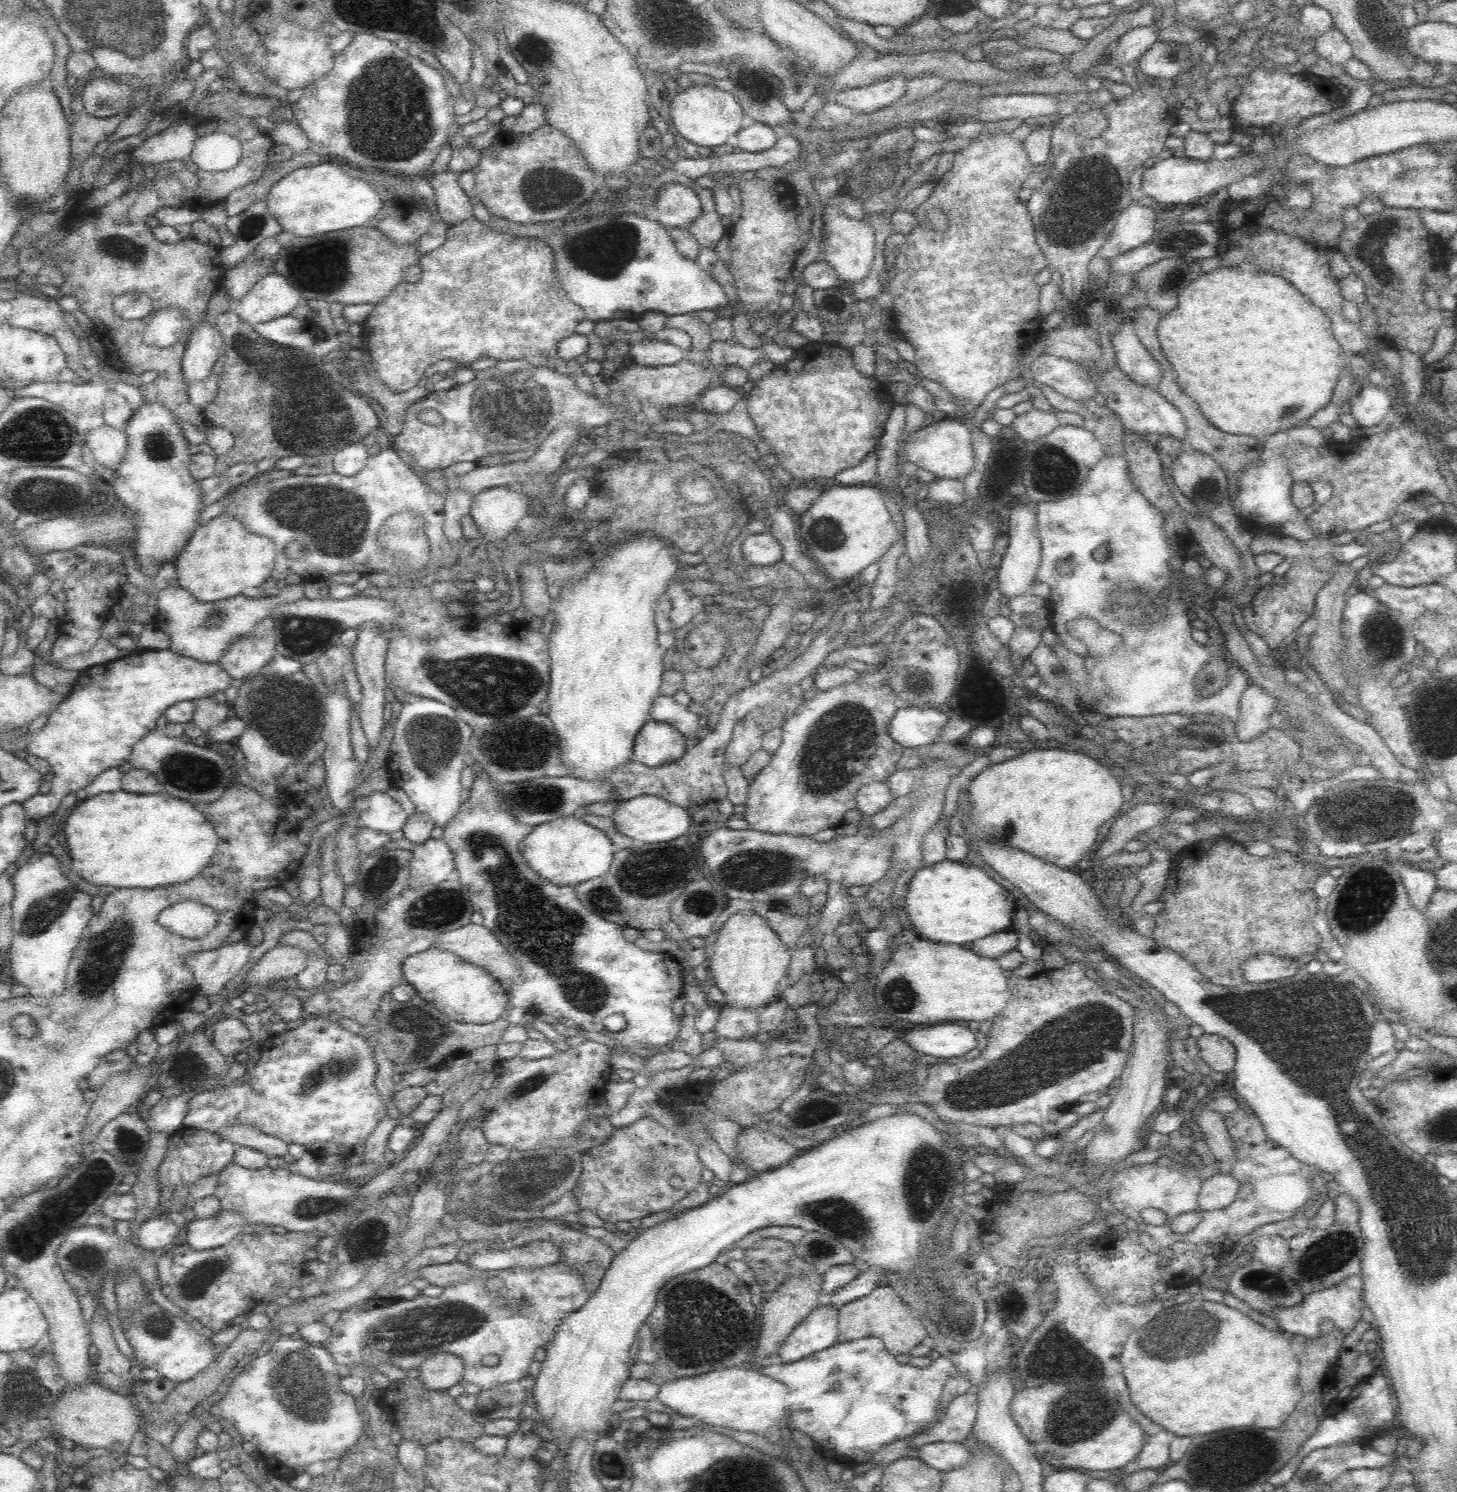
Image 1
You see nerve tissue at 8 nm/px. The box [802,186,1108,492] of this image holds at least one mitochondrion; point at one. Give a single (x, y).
(1062, 230)

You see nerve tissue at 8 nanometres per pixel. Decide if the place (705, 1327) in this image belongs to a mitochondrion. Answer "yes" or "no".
yes

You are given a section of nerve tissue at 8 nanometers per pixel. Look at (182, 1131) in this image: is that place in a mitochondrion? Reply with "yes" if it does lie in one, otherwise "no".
no

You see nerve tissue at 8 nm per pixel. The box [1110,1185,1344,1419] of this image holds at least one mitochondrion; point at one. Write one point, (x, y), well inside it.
(1163, 1347)

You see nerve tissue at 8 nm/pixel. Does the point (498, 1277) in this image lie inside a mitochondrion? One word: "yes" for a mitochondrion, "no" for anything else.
no

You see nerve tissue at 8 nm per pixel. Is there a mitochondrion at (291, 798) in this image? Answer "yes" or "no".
no

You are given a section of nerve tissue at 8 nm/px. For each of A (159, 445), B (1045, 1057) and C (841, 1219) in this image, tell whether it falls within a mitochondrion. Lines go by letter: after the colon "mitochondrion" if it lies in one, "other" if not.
A: mitochondrion
B: mitochondrion
C: mitochondrion

